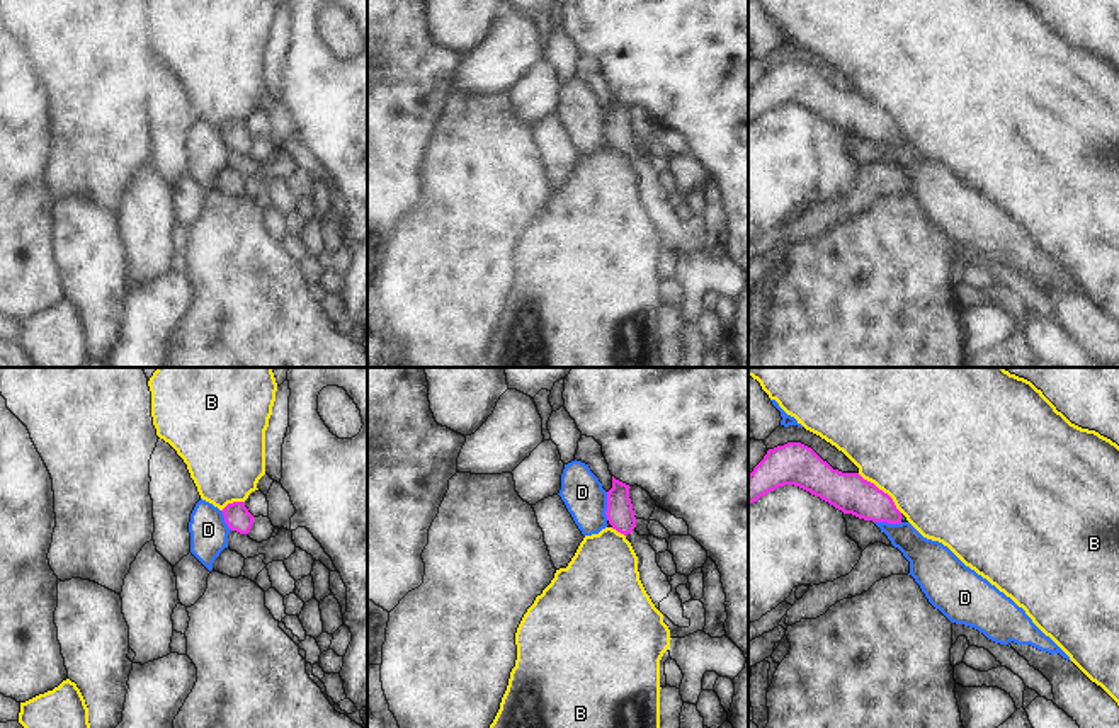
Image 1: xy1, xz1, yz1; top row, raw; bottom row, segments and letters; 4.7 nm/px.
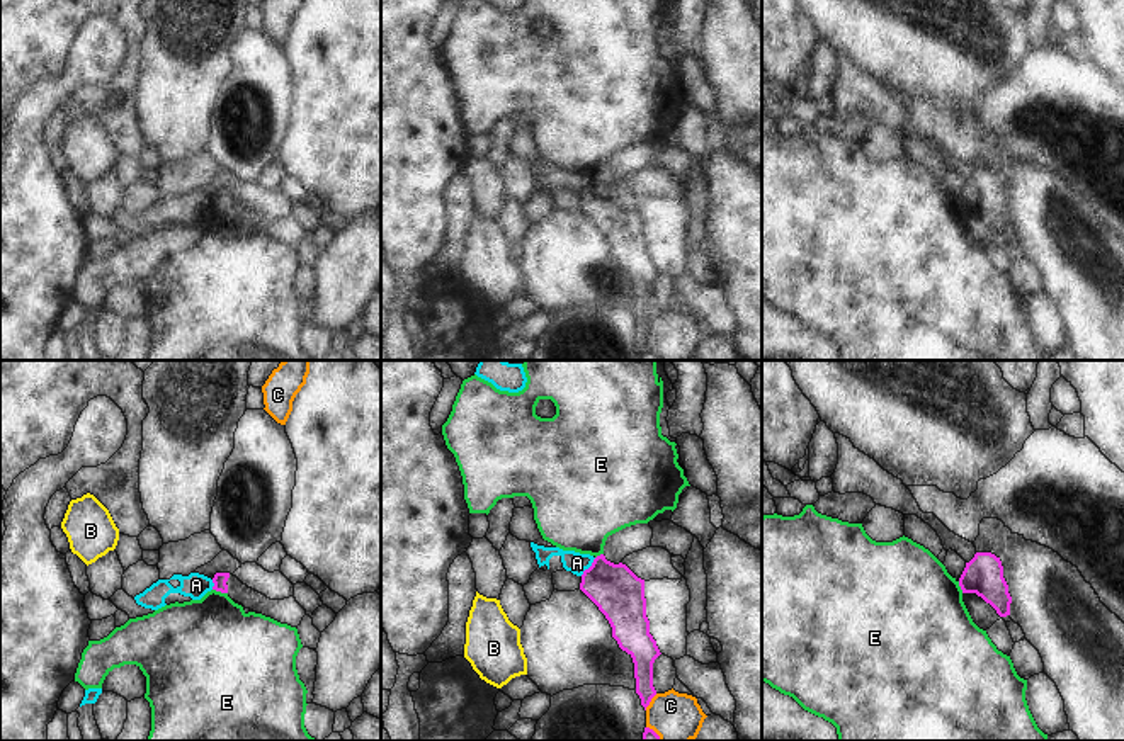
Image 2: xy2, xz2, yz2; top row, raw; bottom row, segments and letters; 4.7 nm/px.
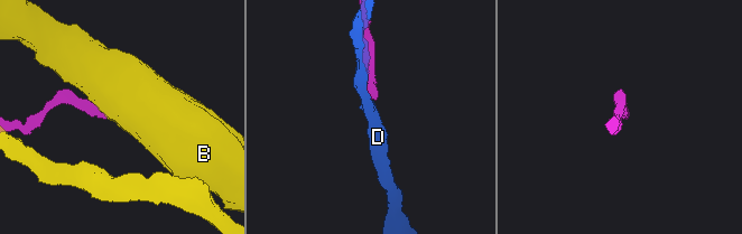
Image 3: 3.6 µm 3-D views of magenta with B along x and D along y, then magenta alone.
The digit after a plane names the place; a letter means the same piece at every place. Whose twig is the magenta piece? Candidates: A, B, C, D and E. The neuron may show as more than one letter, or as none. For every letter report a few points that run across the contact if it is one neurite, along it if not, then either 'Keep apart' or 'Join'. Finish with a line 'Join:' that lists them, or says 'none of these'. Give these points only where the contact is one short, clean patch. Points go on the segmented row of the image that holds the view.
A: Line: xz2 (596, 558), (580, 575). Keep apart
B: Line: yz1 (857, 473), (881, 489), (902, 512). Keep apart
C: Keep apart
D: Keep apart
E: Line: xy2 (213, 588), (227, 593). Keep apart
Join: none of these.

